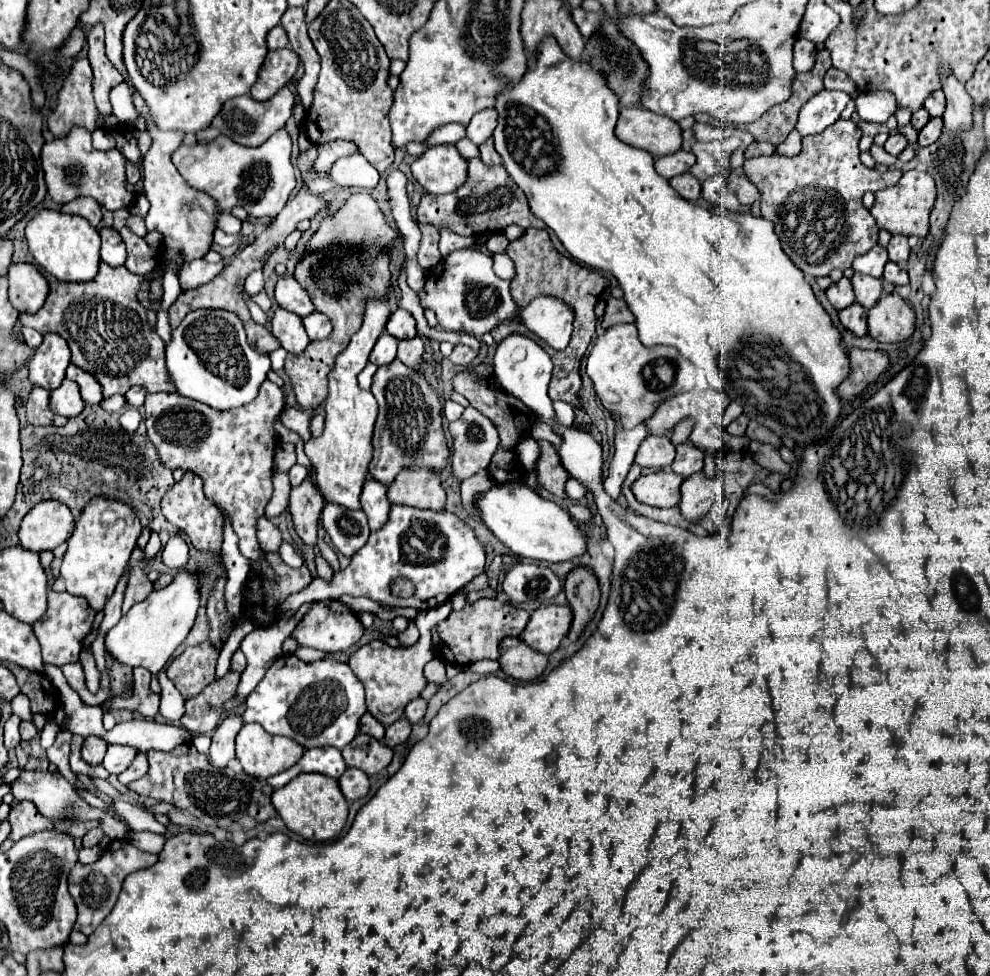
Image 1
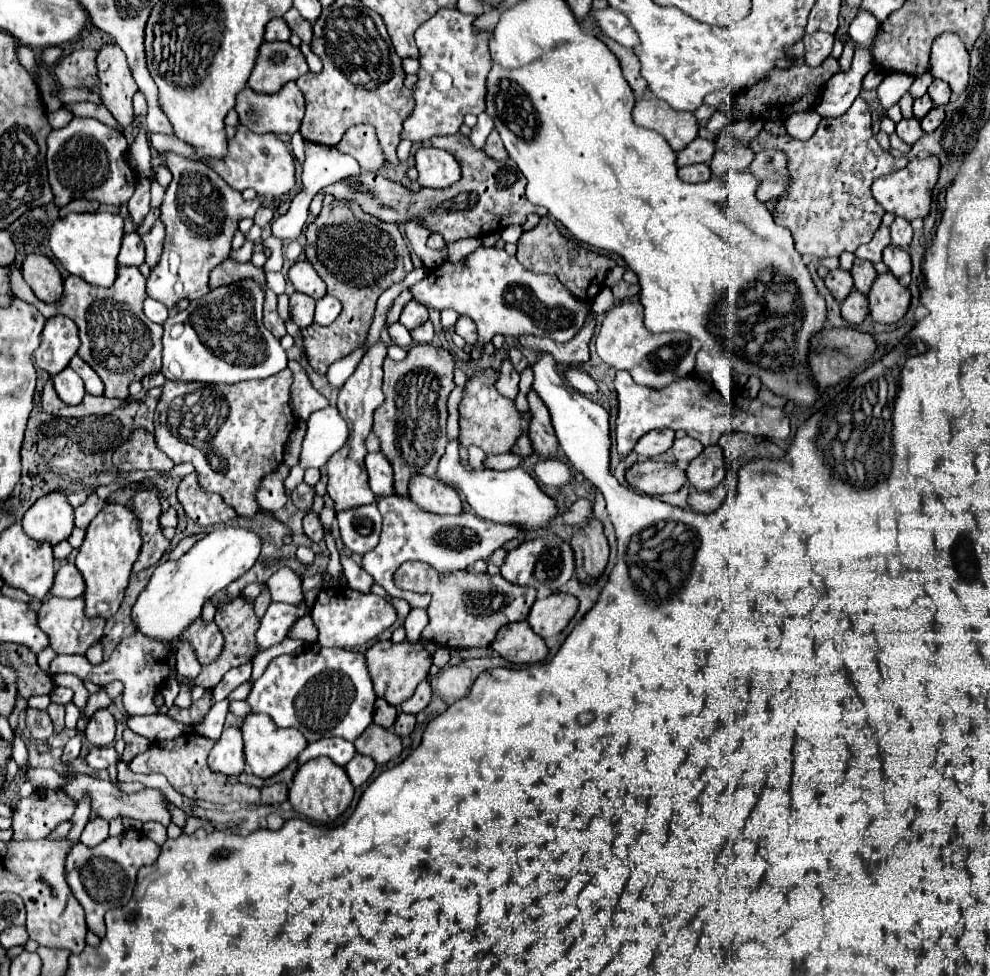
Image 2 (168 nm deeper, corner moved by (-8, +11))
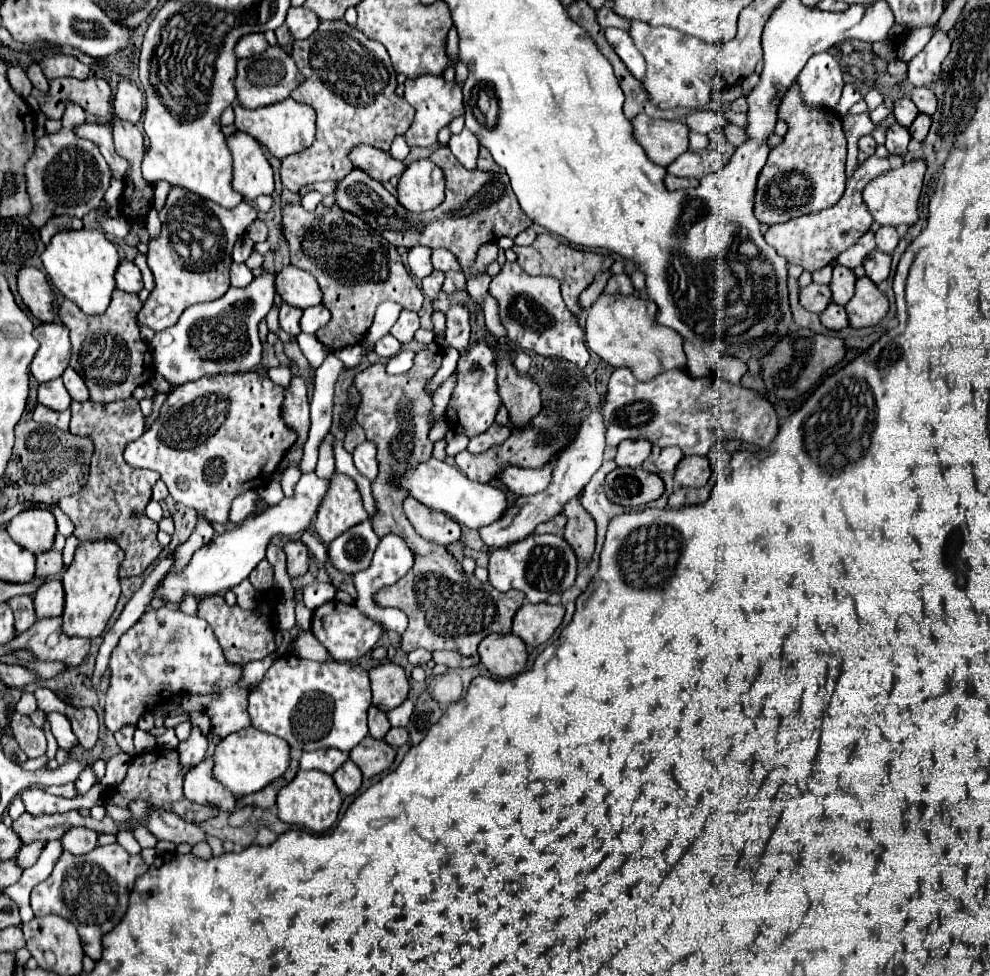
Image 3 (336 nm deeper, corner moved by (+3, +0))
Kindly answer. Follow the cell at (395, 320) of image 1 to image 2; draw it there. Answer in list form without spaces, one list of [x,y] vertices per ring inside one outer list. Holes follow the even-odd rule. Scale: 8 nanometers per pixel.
[[[409,301],[405,307],[403,307],[403,313],[399,317],[399,323],[405,325],[409,331],[423,325],[427,321],[427,307],[417,303],[417,301]]]

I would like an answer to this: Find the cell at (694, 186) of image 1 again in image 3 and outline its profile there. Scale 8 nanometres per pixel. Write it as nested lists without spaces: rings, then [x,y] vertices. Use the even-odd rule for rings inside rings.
[[[666,174],[664,178],[664,186],[668,190],[680,190],[680,188],[690,188],[690,186],[696,186],[698,182],[694,178],[678,178],[678,176],[672,176],[672,174]]]

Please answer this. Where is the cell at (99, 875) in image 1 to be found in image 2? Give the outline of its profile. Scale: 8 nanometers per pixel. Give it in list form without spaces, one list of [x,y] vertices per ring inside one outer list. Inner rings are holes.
[[[133,829],[123,831],[117,837],[107,837],[103,843],[99,843],[95,847],[87,847],[83,843],[73,845],[73,849],[65,861],[65,877],[67,877],[67,883],[73,891],[73,895],[85,909],[87,927],[95,935],[99,935],[99,937],[105,935],[103,915],[109,909],[123,907],[131,899],[139,867],[155,863],[159,853],[161,853],[161,847],[155,845],[155,841],[147,839],[147,835],[143,835],[143,831],[133,831]]]

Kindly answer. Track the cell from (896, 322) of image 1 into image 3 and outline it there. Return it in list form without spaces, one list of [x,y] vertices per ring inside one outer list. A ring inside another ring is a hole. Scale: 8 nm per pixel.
[[[862,276],[856,280],[856,294],[846,304],[846,314],[852,328],[876,326],[888,312],[888,298],[876,288],[876,284]]]

